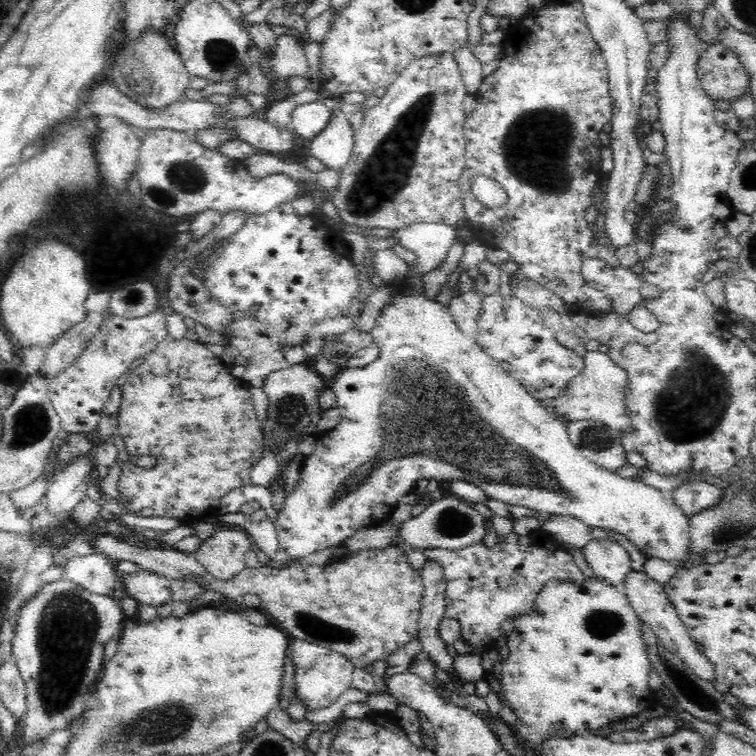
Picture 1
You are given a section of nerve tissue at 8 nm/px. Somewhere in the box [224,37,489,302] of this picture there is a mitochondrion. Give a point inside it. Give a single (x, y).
(385, 173)

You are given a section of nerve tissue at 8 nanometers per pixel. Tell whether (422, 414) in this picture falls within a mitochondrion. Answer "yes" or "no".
yes

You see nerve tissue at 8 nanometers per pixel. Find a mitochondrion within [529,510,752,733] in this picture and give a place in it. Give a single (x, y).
(682, 687)

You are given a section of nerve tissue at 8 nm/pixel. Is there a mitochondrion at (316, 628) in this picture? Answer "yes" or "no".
yes

